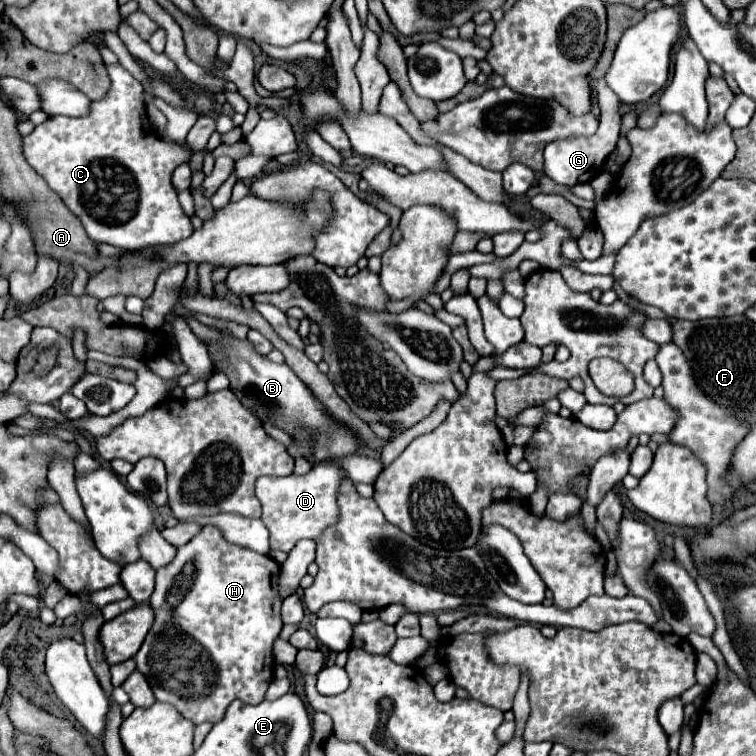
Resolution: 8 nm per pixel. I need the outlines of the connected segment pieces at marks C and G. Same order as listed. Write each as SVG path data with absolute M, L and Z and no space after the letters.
M120 64L108 66L108 74L112 86L102 100L90 102L88 116L50 116L44 124L36 126L32 134L22 138L22 152L26 156L26 162L82 220L88 236L94 242L112 244L124 250L138 250L146 246L172 246L194 232L192 222L184 214L178 202L178 194L172 186L172 172L182 162L188 162L192 154L180 144L164 142L156 128L150 126L142 98L142 84L138 80L134 80Z
M604 78L598 80L598 104L600 104L600 126L596 130L596 134L592 136L582 136L582 138L566 138L566 140L556 140L556 142L550 142L544 150L544 174L550 176L554 182L558 184L566 184L566 186L576 186L576 184L582 184L582 182L590 182L594 176L598 176L604 168L604 162L606 158L614 152L616 148L620 128L621 128L621 115L618 114L618 96L606 88L606 82Z

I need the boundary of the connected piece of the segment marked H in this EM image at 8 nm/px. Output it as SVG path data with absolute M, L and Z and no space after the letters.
M204 526L198 532L198 536L194 536L188 544L184 544L182 548L178 548L178 554L176 554L174 562L168 564L166 568L160 568L156 572L156 590L150 596L150 606L156 612L156 622L154 622L152 630L148 632L142 648L134 656L138 670L150 682L150 686L152 686L154 696L156 696L158 702L172 704L184 718L192 720L194 724L202 724L202 722L216 724L216 722L220 722L222 716L224 716L224 712L226 712L226 708L230 706L230 702L238 700L238 698L242 702L246 702L246 704L260 704L262 702L264 692L268 690L268 686L270 686L270 682L274 678L274 666L276 666L276 662L274 662L274 656L272 656L272 644L274 644L274 640L278 638L278 634L282 630L280 598L278 598L278 584L276 584L278 572L280 572L280 564L276 560L272 560L270 556L258 554L258 552L252 552L248 548L240 548L236 544L226 542L224 536L222 536L222 532L216 526Z

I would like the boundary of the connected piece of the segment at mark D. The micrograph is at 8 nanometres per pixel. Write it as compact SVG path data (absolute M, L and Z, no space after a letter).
M324 462L314 466L304 476L262 476L256 480L256 496L262 502L262 522L270 530L270 548L290 552L298 540L302 538L318 538L320 532L334 522L338 522L338 484L342 480L342 472Z

